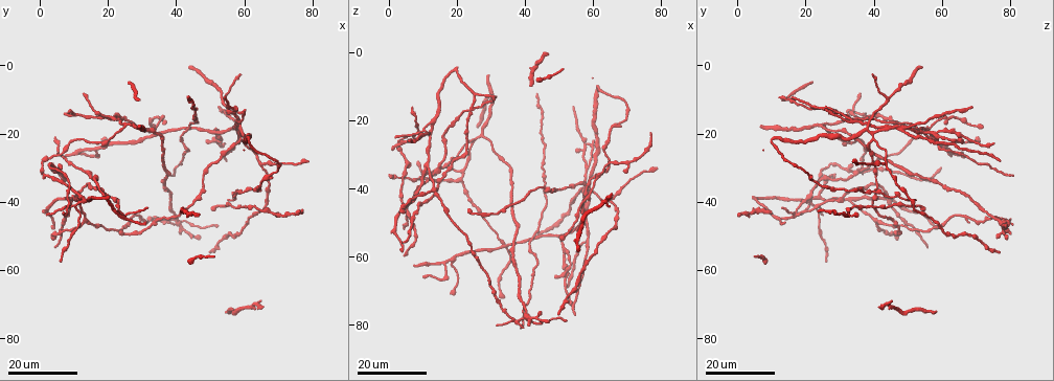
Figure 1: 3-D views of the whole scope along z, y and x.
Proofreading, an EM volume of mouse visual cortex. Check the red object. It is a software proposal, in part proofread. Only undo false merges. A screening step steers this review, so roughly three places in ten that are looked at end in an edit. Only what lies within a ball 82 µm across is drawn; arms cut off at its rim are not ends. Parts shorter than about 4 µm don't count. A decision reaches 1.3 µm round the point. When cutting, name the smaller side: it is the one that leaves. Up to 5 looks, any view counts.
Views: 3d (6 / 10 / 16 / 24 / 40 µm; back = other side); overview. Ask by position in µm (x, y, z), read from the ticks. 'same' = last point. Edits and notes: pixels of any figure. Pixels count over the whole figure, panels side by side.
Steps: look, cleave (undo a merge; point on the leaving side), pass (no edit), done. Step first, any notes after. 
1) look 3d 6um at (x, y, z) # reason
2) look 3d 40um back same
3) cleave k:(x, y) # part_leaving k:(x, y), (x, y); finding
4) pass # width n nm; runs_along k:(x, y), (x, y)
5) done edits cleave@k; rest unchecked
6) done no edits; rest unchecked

look 3d 16um at (58.5, 16.5, 33.5) # two arms in line, one across

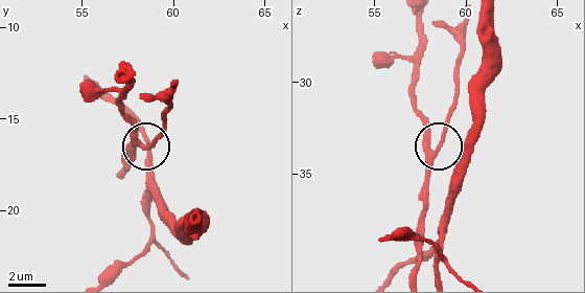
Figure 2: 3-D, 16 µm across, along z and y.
look 3d 6um at (58.2, 16.6, 33.7)

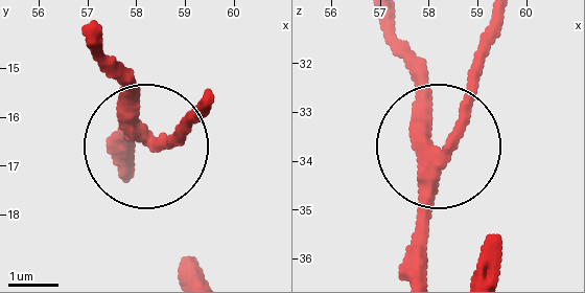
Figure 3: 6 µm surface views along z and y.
pass # width 270 nm; one neuron here

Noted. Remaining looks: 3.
look 3d 24um at (53.5, 9.5, 44.5) # a fork

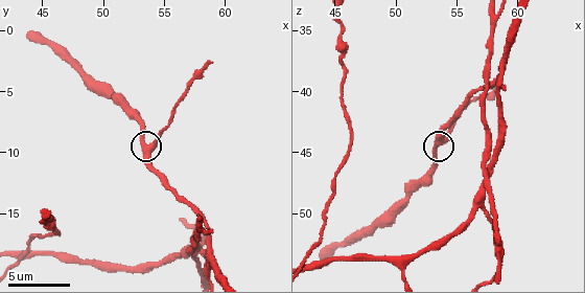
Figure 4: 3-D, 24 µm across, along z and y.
look 3d 10um at (53.4, 9.4, 44.2) # zoom in

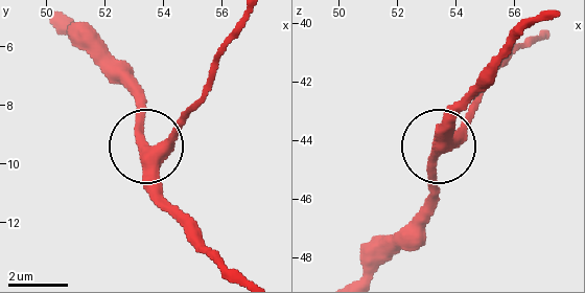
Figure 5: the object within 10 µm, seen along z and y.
pass # runs_along 5:(230, 275), (163, 194), (150, 151), (187, 113); one neuron here

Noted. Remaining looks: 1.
look 3d 16um at (58.0, 18.2, 44.6) # arms part here

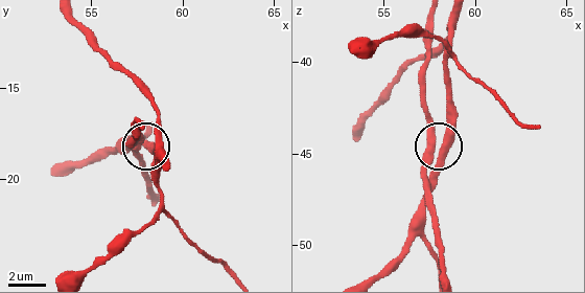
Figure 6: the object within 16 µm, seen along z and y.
pass # one neuron here

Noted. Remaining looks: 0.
done no edits; rest unchecked

